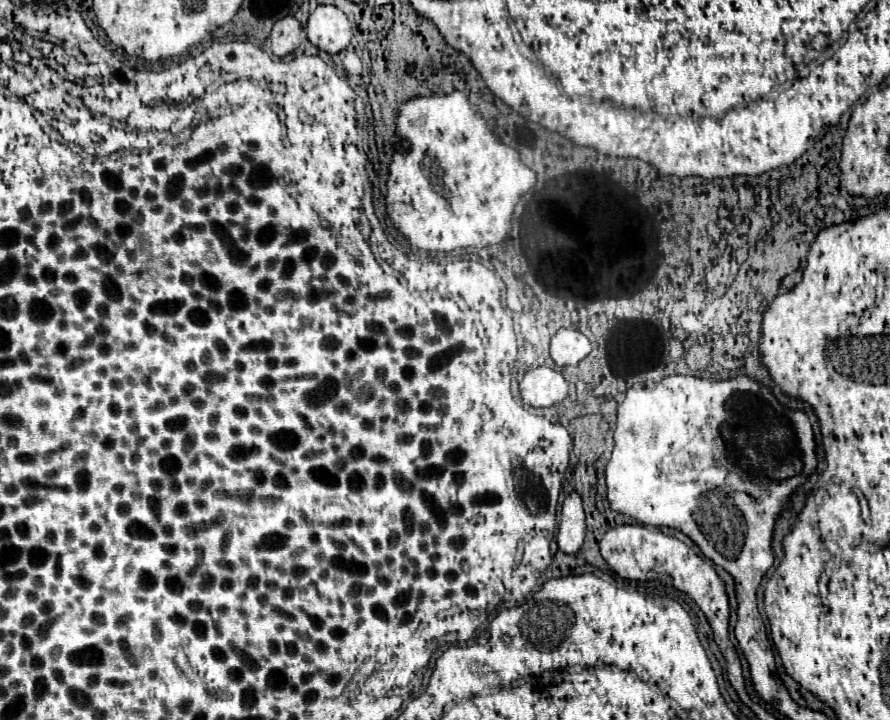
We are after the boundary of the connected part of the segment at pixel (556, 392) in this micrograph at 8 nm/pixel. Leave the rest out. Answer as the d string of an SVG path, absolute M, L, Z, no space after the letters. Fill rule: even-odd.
M548 366L528 370L520 382L524 404L534 408L554 406L568 396L568 382L564 376Z

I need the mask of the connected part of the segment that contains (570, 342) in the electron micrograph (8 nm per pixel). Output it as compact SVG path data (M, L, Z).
M560 328L550 342L550 356L558 366L576 366L590 350L590 340L574 328Z

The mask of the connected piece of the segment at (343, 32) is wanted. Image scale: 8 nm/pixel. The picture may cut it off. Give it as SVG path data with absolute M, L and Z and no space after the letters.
M330 4L318 6L310 14L306 32L308 40L328 54L342 52L352 38L352 28L346 14Z

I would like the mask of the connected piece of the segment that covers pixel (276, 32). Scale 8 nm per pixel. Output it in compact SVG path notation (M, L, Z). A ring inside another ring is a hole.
M294 16L280 18L270 32L272 52L280 58L286 54L292 54L300 44L300 32L302 32L302 26Z

